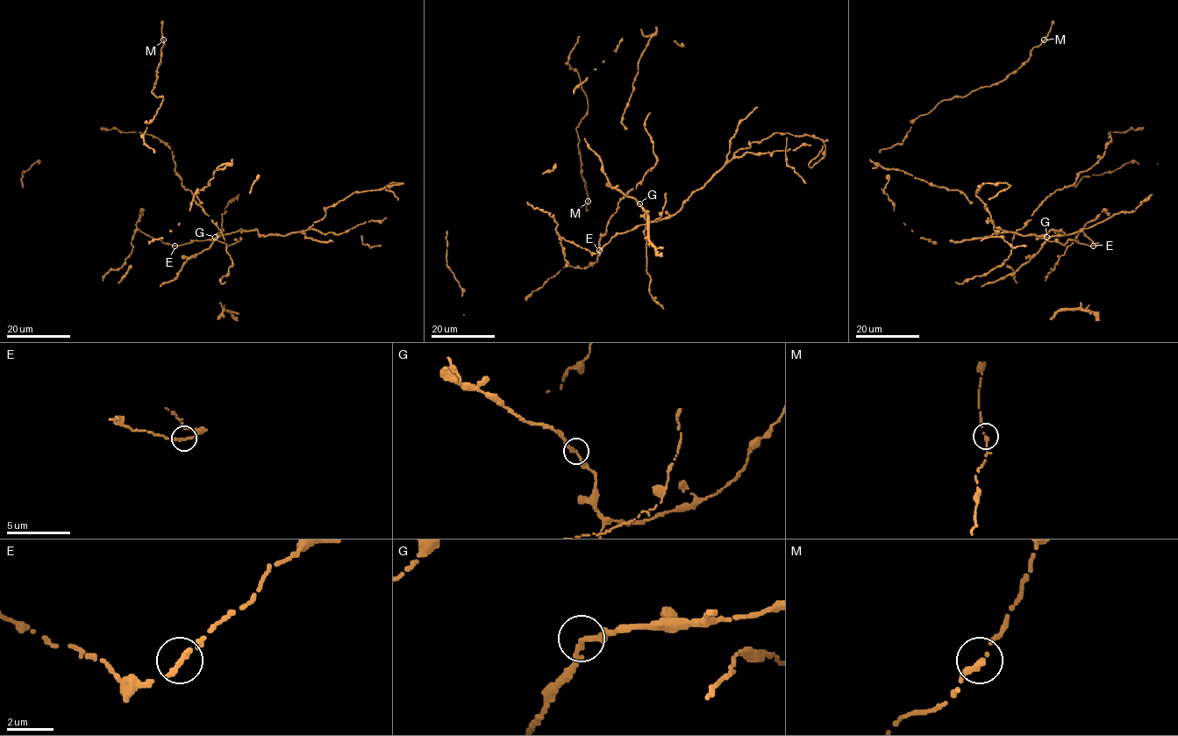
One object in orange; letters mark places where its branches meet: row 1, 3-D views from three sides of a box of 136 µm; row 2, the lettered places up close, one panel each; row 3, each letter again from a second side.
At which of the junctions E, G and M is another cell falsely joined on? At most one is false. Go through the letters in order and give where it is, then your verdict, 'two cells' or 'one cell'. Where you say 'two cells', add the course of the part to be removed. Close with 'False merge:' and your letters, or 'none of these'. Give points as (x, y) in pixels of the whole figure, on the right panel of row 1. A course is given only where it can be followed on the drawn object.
E: place (1093, 246); one cell
G: place (1046, 237); one cell
M: place (1044, 39); one cell
False merge: none of these

